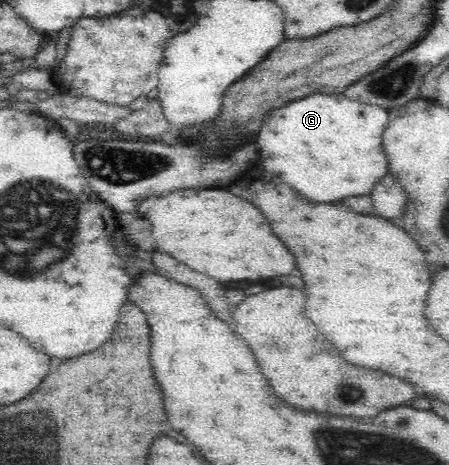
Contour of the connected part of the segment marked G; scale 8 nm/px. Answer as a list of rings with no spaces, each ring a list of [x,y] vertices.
[[[310,94],[302,100],[294,100],[284,108],[270,110],[264,116],[256,144],[260,160],[268,172],[280,176],[280,180],[314,202],[332,202],[348,196],[370,194],[376,182],[388,175],[388,159],[382,150],[382,134],[388,124],[388,112],[381,106],[362,104],[344,98],[342,94]]]

